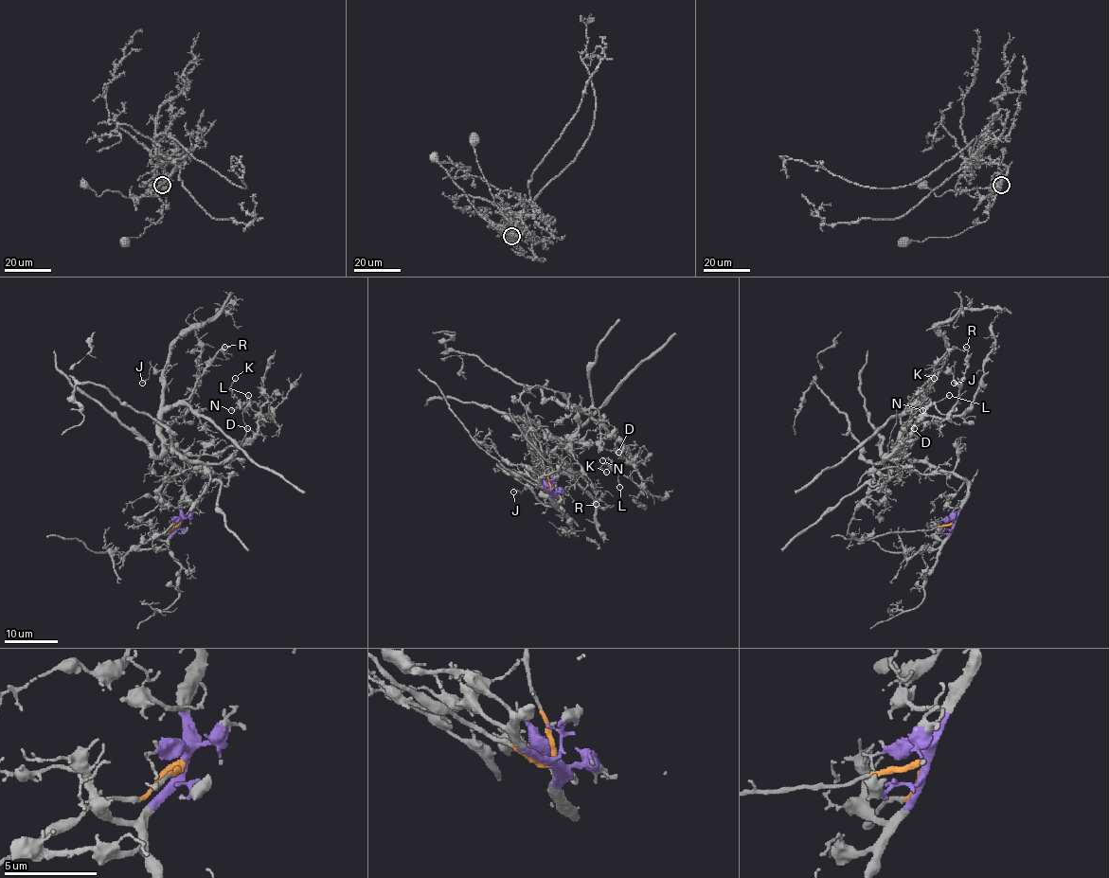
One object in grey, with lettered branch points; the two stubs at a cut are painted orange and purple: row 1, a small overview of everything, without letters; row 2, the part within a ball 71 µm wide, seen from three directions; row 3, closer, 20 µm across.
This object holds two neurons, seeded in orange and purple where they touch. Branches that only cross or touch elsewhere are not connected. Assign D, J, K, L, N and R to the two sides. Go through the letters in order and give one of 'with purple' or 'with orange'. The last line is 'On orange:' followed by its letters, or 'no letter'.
D: with orange
J: with purple
K: with orange
L: with orange
N: with orange
R: with purple
On orange: D, K, L, N

